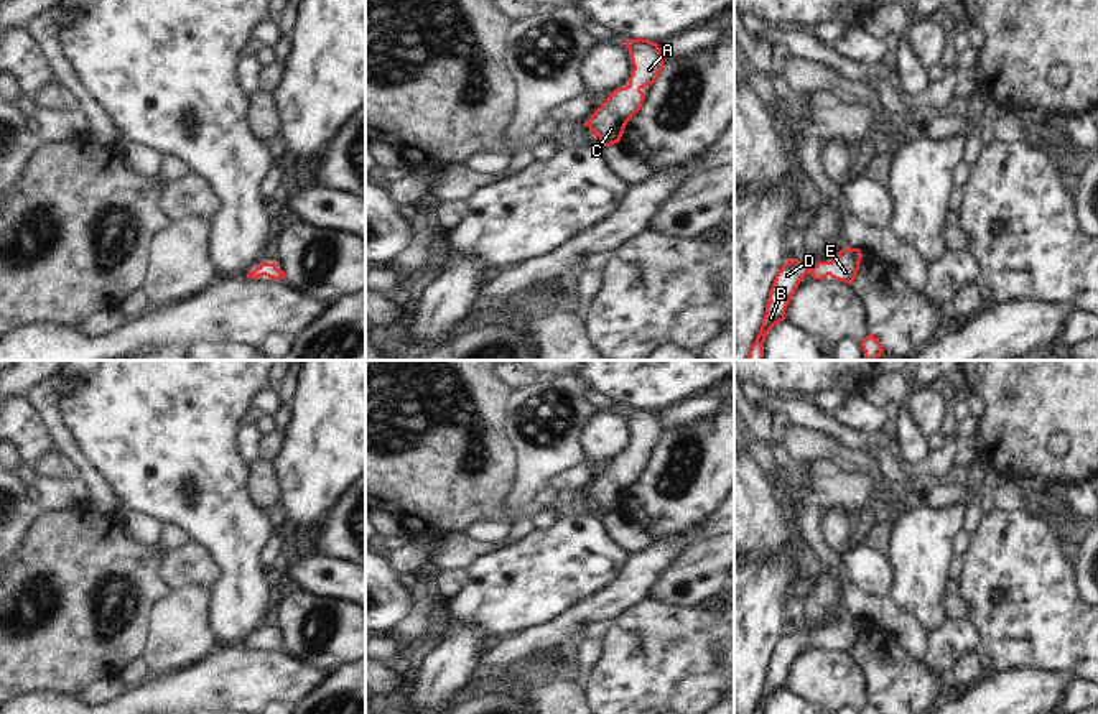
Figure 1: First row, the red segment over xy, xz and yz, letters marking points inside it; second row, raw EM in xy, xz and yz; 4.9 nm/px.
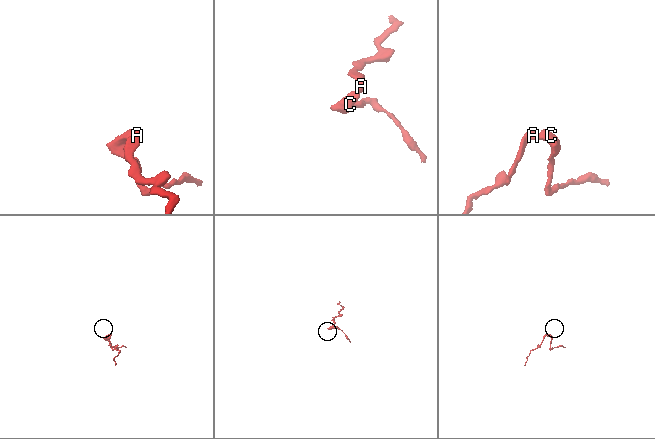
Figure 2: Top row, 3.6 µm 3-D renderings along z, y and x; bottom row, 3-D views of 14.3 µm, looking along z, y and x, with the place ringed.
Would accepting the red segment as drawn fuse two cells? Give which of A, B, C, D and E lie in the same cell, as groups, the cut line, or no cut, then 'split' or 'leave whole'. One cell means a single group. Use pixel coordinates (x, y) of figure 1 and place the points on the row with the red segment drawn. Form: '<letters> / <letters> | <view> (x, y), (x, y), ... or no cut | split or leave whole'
A B C D E | no cut | leave whole

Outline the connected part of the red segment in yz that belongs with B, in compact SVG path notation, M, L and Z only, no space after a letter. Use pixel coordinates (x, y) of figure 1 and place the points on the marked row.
M844 248L838 252L838 257L831 262L818 262L812 268L803 265L800 260L789 258L787 263L777 271L772 288L769 291L769 301L765 304L765 314L762 326L754 344L749 349L746 360L762 360L764 342L767 332L785 319L785 309L798 288L803 276L810 271L813 280L823 280L828 275L838 281L853 285L863 253L859 248Z

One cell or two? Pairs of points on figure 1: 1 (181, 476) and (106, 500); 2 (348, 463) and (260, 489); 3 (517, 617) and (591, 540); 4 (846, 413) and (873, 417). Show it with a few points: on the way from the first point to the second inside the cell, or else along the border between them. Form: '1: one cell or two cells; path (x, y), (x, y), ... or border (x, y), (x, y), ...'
1: two cells; border (93, 468), (124, 504)
2: two cells; border (274, 461), (280, 500)
3: one cell; path (529, 598), (572, 555)
4: one cell; path (853, 413), (866, 415)

